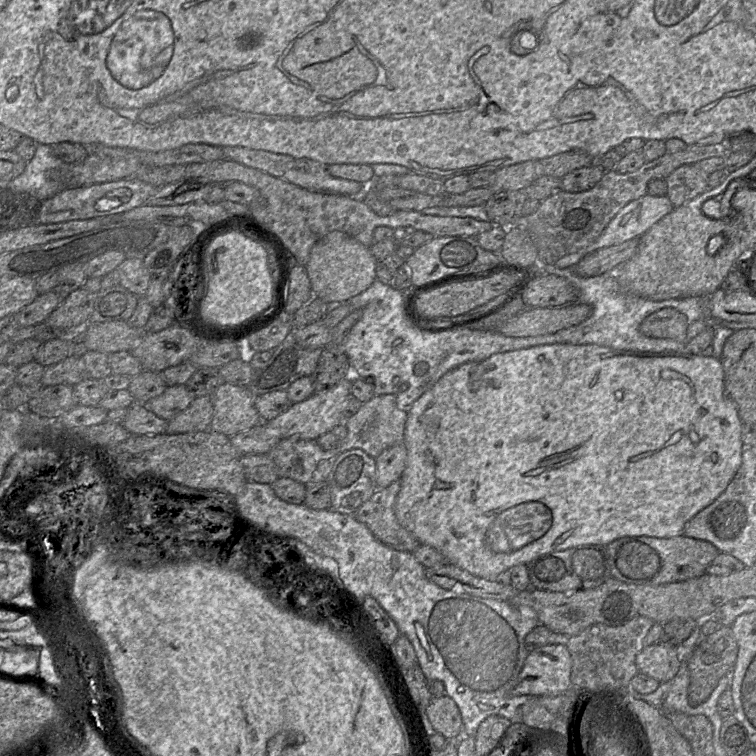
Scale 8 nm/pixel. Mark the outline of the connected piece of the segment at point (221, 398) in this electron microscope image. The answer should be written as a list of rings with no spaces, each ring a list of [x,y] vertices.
[[[224,382],[210,397],[214,407],[210,430],[230,437],[262,423],[255,407],[256,396],[248,388]]]

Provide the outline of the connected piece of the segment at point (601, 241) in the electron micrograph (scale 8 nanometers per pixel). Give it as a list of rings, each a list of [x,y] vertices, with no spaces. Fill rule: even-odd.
[[[644,196],[625,205],[608,223],[601,235],[590,245],[560,258],[554,265],[560,269],[574,267],[586,255],[643,235],[653,224],[673,210],[664,196]]]

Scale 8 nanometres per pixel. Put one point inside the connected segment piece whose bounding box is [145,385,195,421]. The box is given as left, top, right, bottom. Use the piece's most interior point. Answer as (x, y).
(175, 399)

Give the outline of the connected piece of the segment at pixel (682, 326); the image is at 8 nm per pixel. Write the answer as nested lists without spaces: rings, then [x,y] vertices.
[[[672,307],[662,308],[648,315],[640,324],[642,334],[648,337],[672,339],[685,344],[688,340],[686,316]]]

